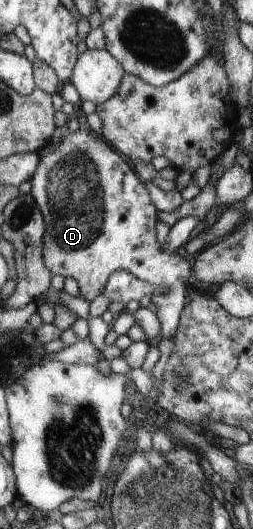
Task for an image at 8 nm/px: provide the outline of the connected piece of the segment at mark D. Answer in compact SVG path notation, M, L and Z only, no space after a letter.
M84 126L76 131L67 131L61 142L57 143L55 152L43 156L39 168L31 178L31 196L38 203L46 221L46 236L43 241L43 262L51 270L51 274L60 274L65 279L73 278L79 286L79 298L91 303L101 294L107 281L115 270L127 270L139 280L151 286L165 286L169 294L153 295L151 302L157 306L157 317L161 323L161 333L151 341L158 344L163 339L172 340L175 336L180 313L185 304L187 289L193 280L193 270L189 259L175 253L159 252L157 244L157 208L149 198L147 188L133 174L133 168L123 160L114 147L104 138L97 138L94 131Z

